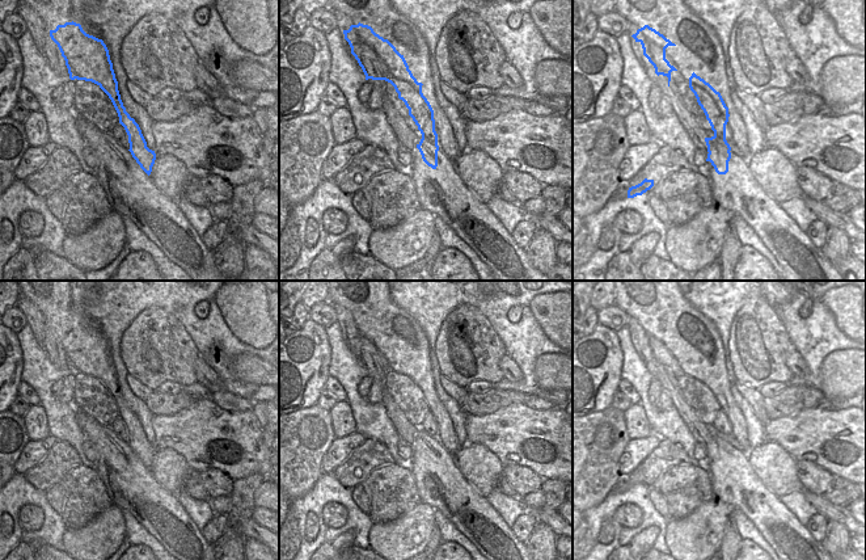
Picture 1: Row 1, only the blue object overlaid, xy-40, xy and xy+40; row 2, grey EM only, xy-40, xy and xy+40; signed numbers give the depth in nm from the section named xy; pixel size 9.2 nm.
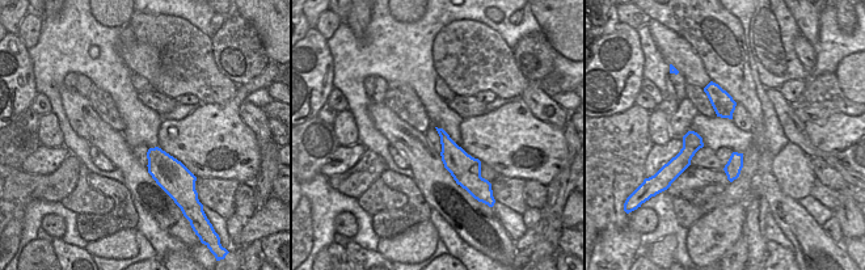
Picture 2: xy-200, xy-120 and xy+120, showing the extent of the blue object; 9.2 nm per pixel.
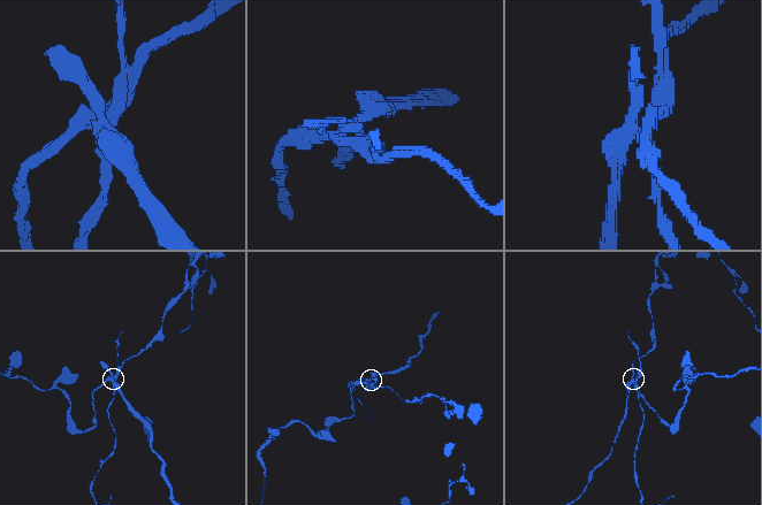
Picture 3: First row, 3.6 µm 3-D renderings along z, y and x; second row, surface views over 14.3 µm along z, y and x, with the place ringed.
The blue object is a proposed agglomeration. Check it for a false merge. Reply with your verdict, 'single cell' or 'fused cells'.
fused cells

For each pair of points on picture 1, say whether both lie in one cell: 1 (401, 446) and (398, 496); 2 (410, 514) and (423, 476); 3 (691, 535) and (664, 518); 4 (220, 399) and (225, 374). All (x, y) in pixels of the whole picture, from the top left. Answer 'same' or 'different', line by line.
1: different
2: different
3: different
4: different

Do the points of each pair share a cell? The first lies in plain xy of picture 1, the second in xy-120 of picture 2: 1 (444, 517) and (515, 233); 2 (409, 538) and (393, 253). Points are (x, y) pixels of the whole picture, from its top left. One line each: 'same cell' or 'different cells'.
1: different cells
2: same cell

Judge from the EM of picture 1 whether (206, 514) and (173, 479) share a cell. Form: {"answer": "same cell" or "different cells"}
{"answer": "different cells"}

